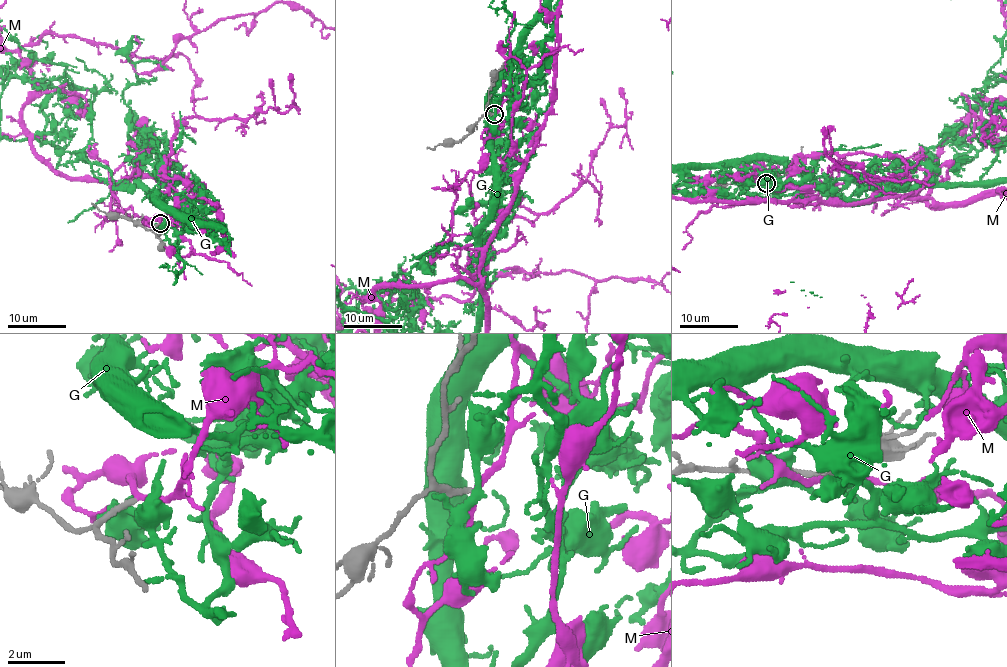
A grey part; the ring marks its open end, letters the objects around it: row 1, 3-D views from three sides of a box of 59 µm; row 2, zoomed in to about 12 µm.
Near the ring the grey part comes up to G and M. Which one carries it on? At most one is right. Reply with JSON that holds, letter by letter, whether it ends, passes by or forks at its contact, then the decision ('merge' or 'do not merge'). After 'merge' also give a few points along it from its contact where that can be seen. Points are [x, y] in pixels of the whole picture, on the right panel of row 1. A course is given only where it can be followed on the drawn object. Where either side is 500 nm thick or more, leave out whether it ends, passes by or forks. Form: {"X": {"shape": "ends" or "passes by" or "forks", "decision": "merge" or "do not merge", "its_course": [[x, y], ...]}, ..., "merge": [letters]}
{"G": {"shape": "passes by", "decision": "do not merge"}, "M": {"shape": "passes by", "decision": "do not merge"}, "merge": []}

